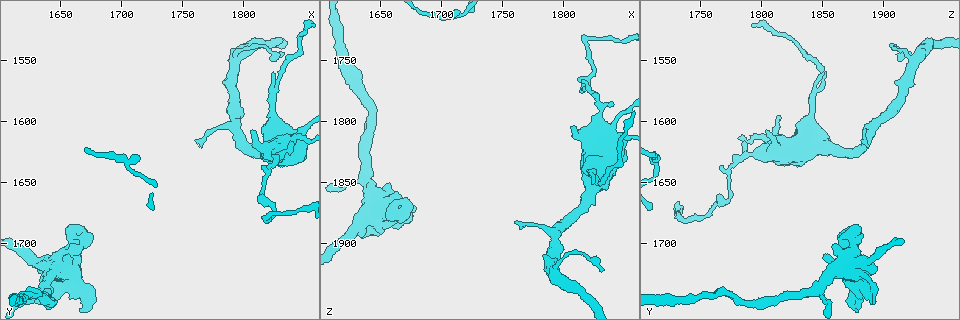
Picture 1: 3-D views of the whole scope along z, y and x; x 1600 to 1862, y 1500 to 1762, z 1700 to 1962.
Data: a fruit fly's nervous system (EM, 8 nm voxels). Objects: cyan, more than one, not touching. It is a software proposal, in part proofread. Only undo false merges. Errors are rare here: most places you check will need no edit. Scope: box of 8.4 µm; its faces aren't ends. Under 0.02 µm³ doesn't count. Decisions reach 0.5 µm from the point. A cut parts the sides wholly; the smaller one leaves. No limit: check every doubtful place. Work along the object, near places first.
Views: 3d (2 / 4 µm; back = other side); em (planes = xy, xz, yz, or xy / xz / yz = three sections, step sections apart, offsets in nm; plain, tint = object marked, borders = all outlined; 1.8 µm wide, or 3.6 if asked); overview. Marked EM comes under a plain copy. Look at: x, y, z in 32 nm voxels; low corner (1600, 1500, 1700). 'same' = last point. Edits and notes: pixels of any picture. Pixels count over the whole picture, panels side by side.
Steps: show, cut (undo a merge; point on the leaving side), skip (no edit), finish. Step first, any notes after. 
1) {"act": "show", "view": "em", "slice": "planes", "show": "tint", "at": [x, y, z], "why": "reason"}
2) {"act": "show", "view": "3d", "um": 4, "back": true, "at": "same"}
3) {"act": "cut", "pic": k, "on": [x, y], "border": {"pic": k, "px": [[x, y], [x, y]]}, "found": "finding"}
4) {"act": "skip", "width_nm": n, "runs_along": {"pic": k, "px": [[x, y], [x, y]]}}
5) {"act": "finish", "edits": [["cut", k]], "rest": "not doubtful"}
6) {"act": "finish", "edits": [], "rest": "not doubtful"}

{"act": "show", "view": "em", "slice": "xy", "step": 4, "show": "tint", "at": [1828, 1560, 1852], "why": "sharp bend"}

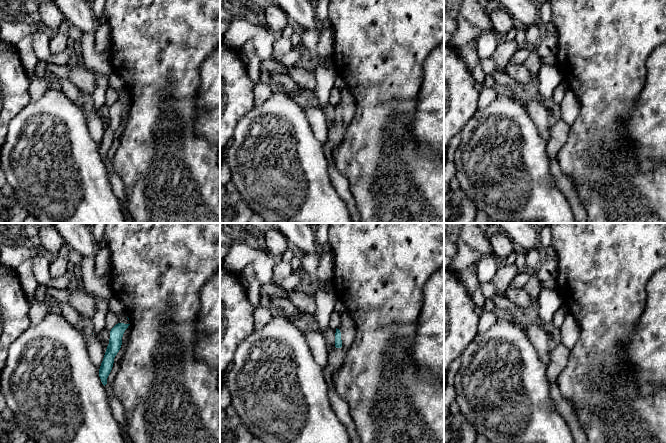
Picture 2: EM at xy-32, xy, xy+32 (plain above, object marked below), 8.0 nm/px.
{"act": "skip", "runs_along": {"pic": 2, "px": [[120, 324], [104, 369], [104, 381]]}, "found": "all the same cell"}

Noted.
{"act": "show", "view": "3d", "um": 4, "at": [1814, 1660, 1776], "why": "sharp bend"}

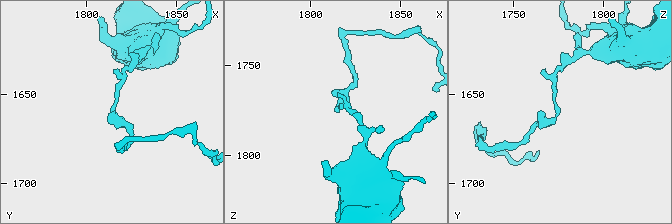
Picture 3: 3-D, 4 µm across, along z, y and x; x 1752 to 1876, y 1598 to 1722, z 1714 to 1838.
{"act": "show", "view": "em", "slice": "planes", "show": "tint", "at": [1815, 1662, 1774]}

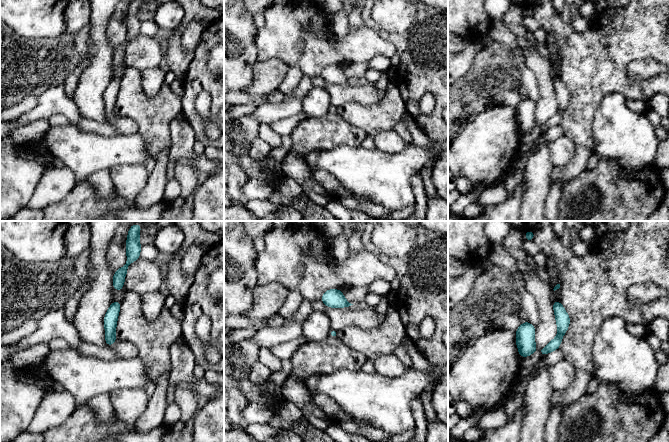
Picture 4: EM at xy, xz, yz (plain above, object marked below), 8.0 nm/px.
{"act": "skip", "runs_along": {"pic": 4, "px": [[555, 303], [561, 333], [542, 352]]}, "found": "continuous, no second cell"}

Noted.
{"act": "show", "view": "em", "um": 3.6, "slice": "planes", "show": "tint", "at": [1838, 1618, 1810], "why": "sudden change in width"}

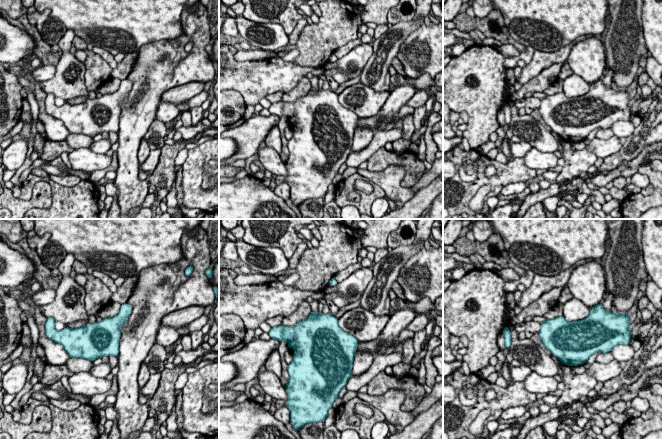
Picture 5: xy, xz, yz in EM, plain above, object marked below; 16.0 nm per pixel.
{"act": "skip", "found": "continuous, no second cell"}

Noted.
{"act": "show", "view": "em", "um": 3.6, "slice": "yz", "step": 4, "show": "tint", "at": [1832, 1626, 1790], "why": "sudden change in width"}

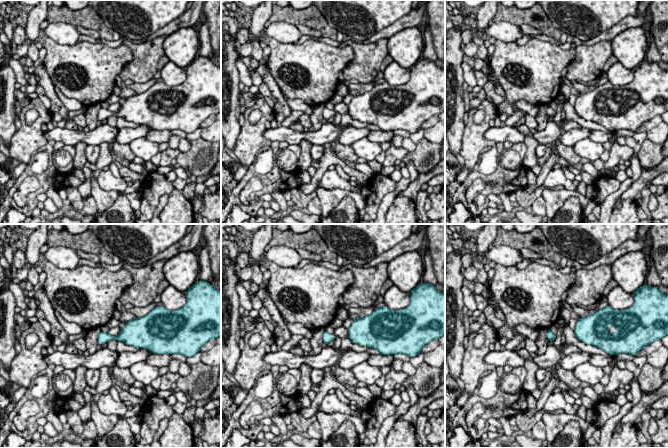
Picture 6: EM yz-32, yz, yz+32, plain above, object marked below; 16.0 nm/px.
{"act": "show", "view": "em", "um": 3.6, "slice": "planes", "show": "borders", "at": "same"}

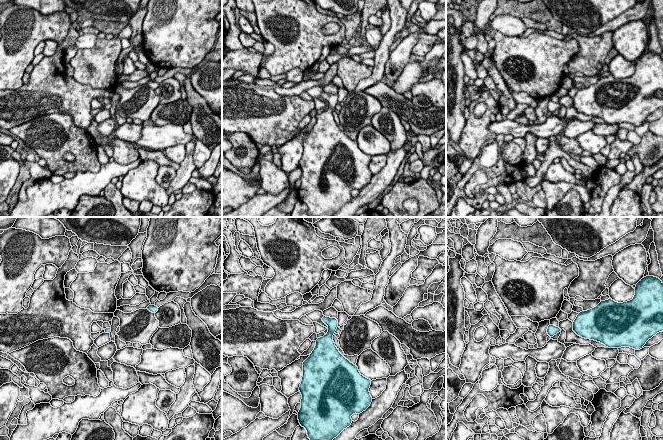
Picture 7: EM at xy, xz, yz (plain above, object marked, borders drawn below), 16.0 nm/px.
{"act": "skip", "width_nm": 90, "found": "continuous, no second cell"}

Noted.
{"act": "show", "view": "3d", "um": 4, "at": [1650, 1726, 1880], "why": "sudden change in width"}

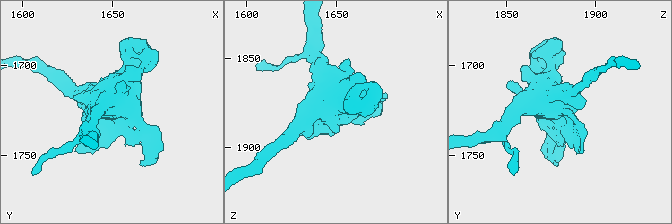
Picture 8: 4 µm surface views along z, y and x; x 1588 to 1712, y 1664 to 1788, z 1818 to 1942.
{"act": "show", "view": "em", "um": 3.6, "slice": "planes", "show": "tint", "at": [1651, 1725, 1880], "why": "now the EM"}

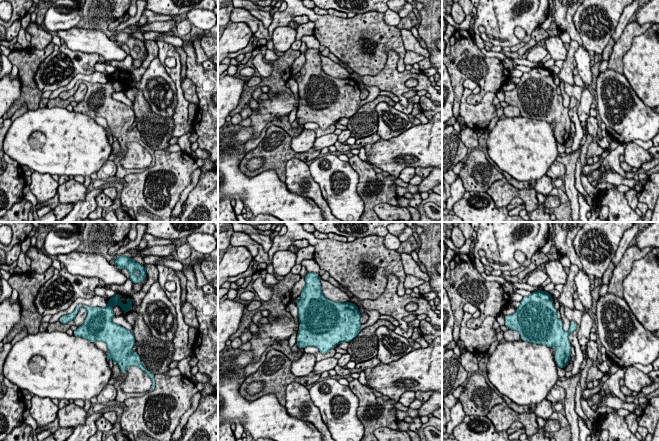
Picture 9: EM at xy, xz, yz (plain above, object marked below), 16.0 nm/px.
{"act": "skip", "width_nm": 440, "found": "all the same cell"}

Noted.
{"act": "show", "view": "3d", "um": 4, "at": [1656, 1696, 1872], "why": "calibre changes"}

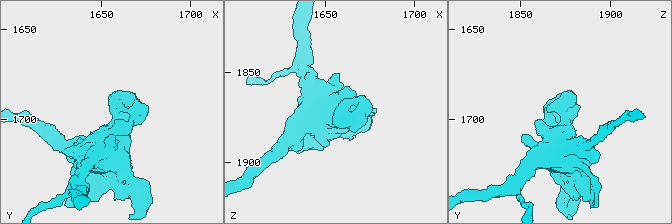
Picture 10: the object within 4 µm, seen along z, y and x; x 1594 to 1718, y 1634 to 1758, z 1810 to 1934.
{"act": "show", "view": "em", "um": 3.6, "slice": "planes", "show": "borders", "at": [1658, 1696, 1872], "why": "need the tissue"}

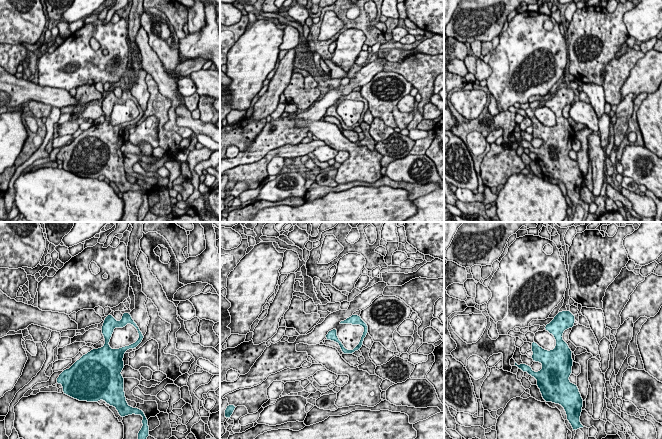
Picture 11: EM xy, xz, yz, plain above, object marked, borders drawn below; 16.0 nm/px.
{"act": "skip", "runs_along": {"pic": 11, "px": [[127, 315], [107, 331], [107, 363]]}, "found": "one cell here"}

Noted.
{"act": "finish", "edits": [], "rest": "not doubtful"}

